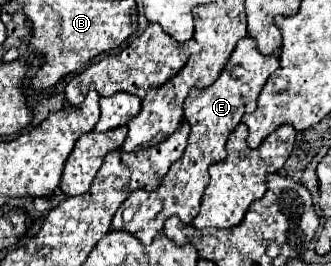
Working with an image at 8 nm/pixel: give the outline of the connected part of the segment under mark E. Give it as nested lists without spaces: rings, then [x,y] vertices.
[[[245,36],[237,42],[231,58],[227,60],[221,76],[209,88],[193,88],[189,92],[189,100],[183,104],[183,118],[191,124],[189,144],[183,156],[173,162],[169,172],[163,176],[161,184],[155,190],[138,189],[130,193],[125,204],[121,204],[119,214],[113,218],[113,230],[127,230],[133,232],[143,244],[149,244],[159,230],[163,230],[163,222],[169,216],[179,216],[181,222],[191,224],[193,216],[199,212],[201,196],[209,184],[207,168],[211,162],[225,158],[225,142],[235,126],[241,122],[245,112],[253,112],[257,106],[257,96],[265,86],[267,78],[279,68],[279,58],[275,54],[263,56],[257,50],[257,44],[251,36]]]

